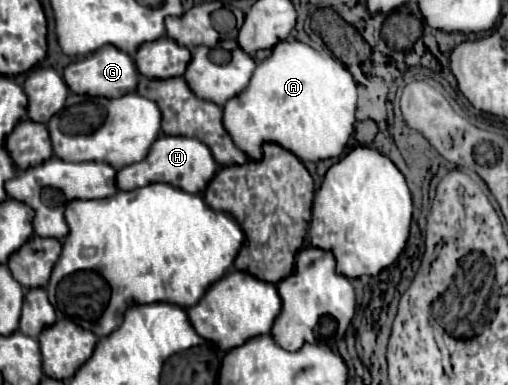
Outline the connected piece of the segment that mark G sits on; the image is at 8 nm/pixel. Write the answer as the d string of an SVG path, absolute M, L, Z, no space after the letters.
M106 45L102 49L98 49L96 53L76 61L76 63L70 63L66 69L64 69L64 81L68 85L70 91L78 93L78 95L92 95L92 97L122 97L124 93L132 93L138 85L138 71L136 71L136 65L134 65L134 59L112 47L112 45Z

